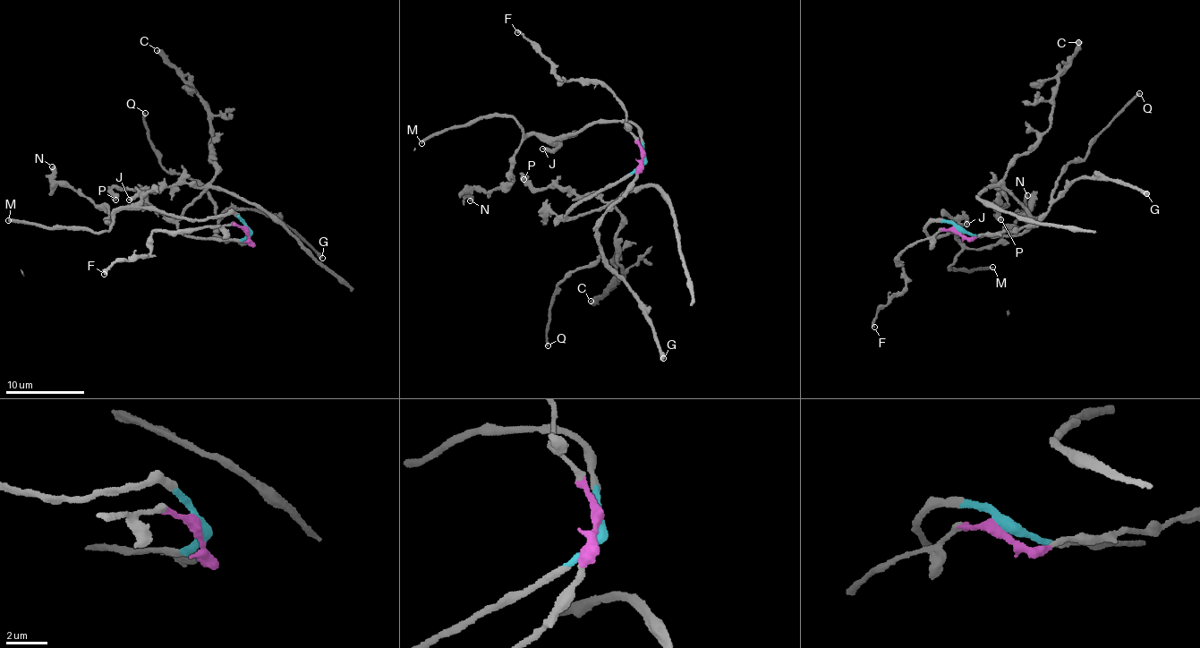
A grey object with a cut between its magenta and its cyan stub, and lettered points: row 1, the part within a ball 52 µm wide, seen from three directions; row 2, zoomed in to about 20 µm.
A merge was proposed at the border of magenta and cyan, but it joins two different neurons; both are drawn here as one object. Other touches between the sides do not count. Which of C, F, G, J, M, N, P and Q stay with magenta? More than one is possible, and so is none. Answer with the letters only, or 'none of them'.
F, G, Q

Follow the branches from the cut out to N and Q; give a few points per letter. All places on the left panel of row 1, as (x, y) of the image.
N: (247, 230), (230, 212), (188, 220), (139, 206), (117, 209), (110, 222), (107, 209), (63, 187), (52, 166)
Q: (247, 230), (249, 244), (225, 242), (216, 234), (215, 201), (184, 175), (166, 170), (148, 136), (144, 113)

